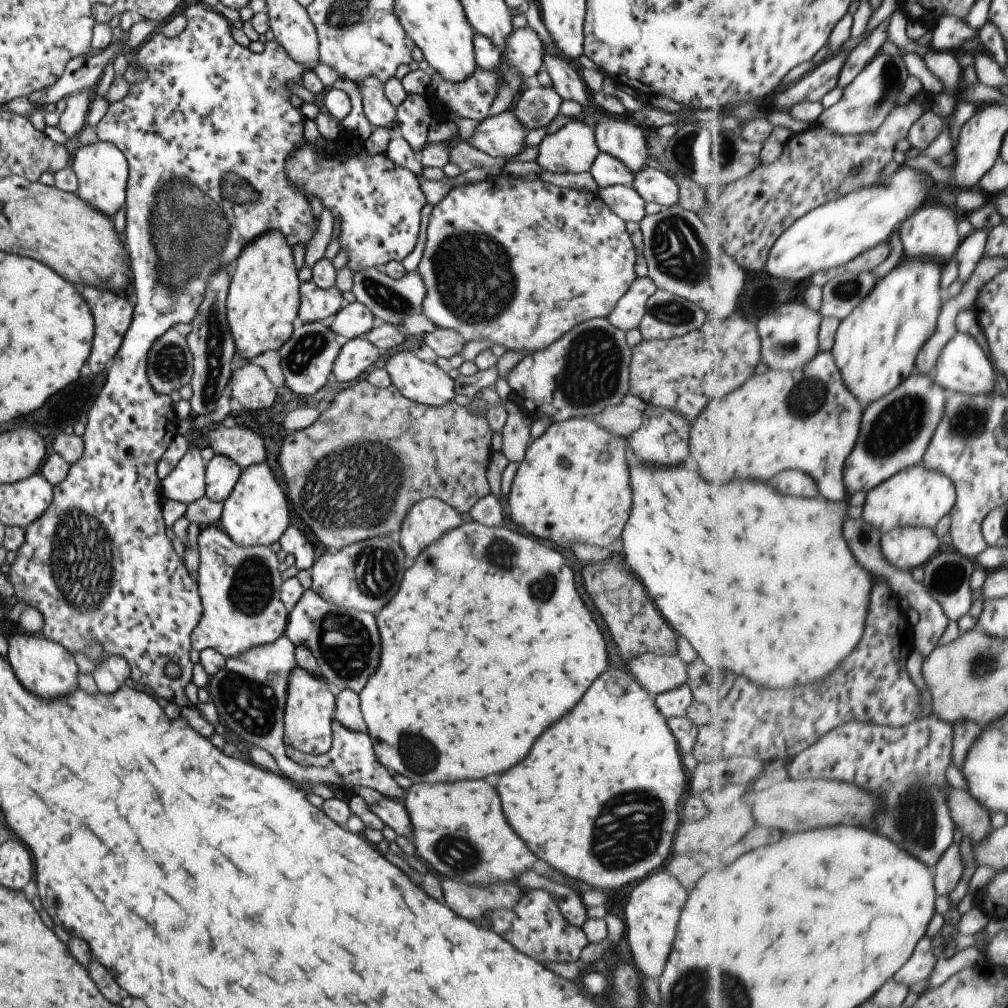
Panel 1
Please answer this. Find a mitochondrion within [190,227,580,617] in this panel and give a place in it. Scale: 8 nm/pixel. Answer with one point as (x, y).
(326, 494)

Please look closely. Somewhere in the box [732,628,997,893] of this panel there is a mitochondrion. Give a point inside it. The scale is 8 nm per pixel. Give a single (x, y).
(915, 819)

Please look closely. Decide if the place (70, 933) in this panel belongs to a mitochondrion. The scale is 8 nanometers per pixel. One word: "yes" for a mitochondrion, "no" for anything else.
no

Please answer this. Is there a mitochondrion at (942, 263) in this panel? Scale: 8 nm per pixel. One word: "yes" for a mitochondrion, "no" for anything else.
no

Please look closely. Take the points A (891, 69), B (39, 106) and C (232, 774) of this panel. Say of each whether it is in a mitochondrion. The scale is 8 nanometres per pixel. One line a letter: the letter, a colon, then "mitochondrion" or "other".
A: mitochondrion
B: other
C: other

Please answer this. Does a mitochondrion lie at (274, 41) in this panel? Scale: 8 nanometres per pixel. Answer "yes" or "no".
no

